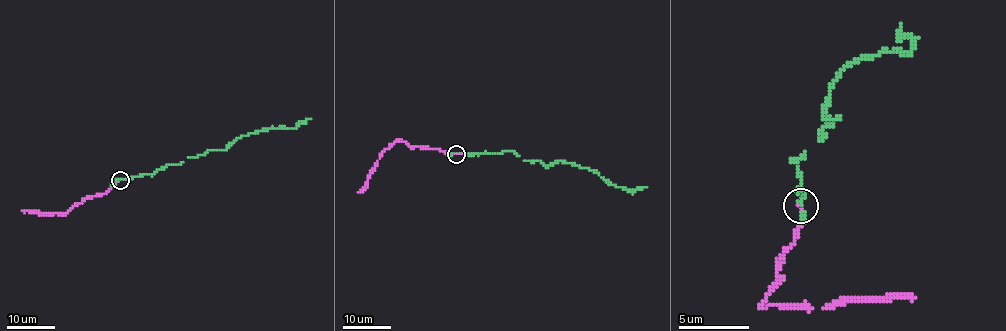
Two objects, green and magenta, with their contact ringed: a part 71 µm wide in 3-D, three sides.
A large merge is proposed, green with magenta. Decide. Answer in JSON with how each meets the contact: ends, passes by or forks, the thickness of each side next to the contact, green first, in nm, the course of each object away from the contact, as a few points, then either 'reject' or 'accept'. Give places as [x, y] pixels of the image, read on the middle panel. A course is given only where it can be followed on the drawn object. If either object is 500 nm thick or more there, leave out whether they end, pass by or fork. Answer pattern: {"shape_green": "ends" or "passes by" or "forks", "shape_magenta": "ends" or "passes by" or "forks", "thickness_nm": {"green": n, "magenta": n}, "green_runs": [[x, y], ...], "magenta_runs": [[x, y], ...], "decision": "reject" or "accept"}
{"shape_green": "passes by", "shape_magenta": "ends", "thickness_nm": {"green": 160, "magenta": 80}, "green_runs": [[456, 154], [514, 150], [524, 160], [539, 160], [545, 166], [562, 161], [593, 171], [627, 190], [646, 188]], "magenta_runs": [[456, 154], [446, 154], [437, 148], [411, 148], [397, 139], [381, 154], [367, 185], [358, 192]], "decision": "accept"}

